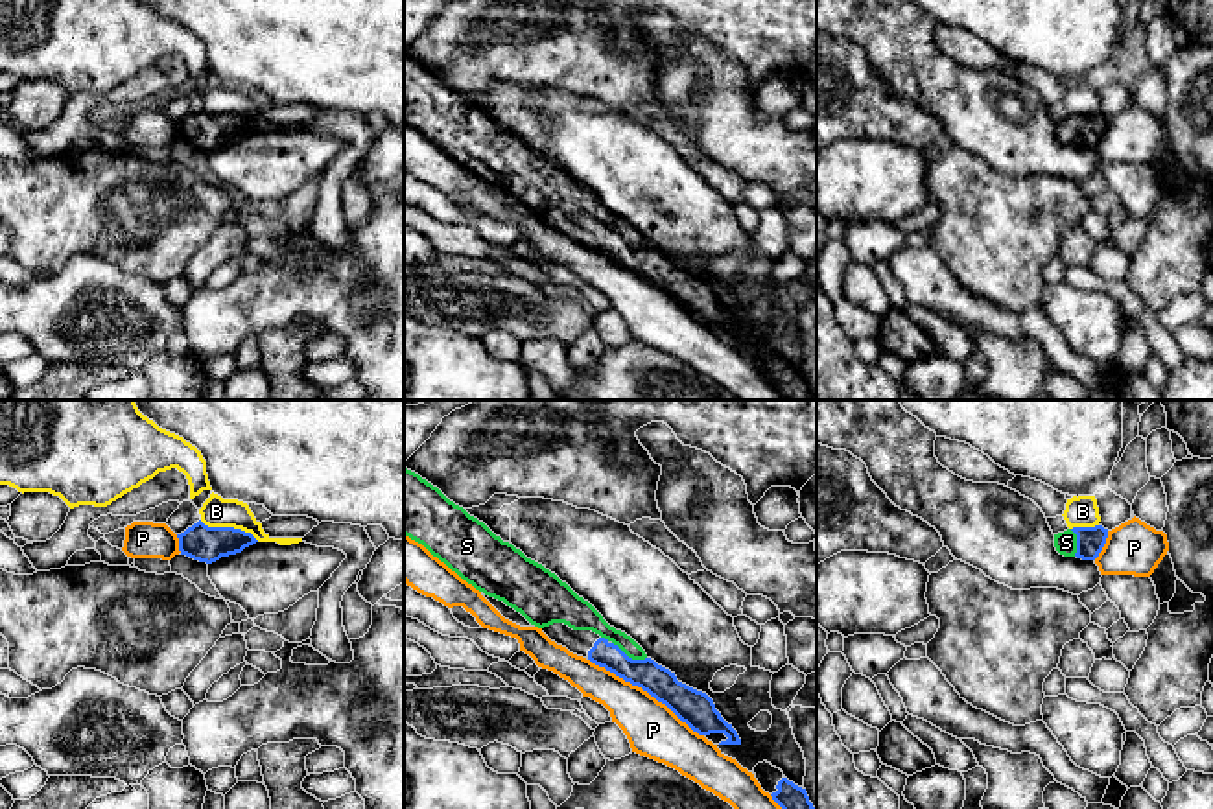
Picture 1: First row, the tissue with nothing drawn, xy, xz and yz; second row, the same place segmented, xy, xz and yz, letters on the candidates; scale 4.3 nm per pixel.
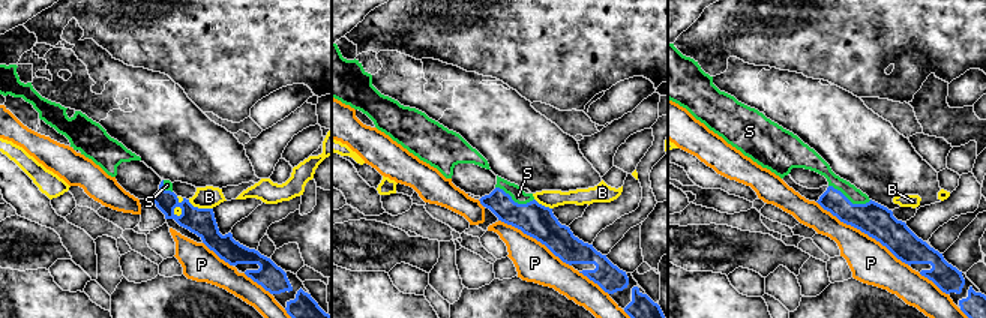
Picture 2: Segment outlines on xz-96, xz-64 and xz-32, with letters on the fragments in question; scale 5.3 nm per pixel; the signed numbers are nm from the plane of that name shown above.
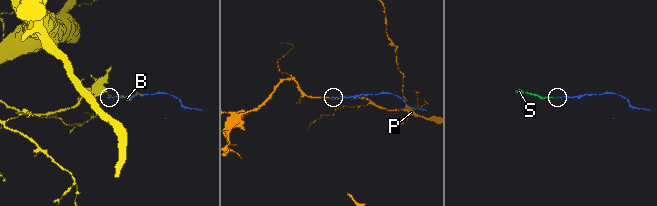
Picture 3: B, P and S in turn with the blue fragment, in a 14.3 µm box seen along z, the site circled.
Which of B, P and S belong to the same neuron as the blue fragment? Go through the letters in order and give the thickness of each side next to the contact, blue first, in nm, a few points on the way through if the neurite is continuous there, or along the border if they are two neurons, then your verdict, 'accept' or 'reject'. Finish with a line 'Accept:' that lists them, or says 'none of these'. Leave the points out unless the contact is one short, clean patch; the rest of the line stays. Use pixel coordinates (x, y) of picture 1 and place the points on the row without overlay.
B: 160/130 nm | along xy (200, 107), (209, 113), (240, 115), (259, 128) | reject
P: 160/240 nm | reject
S: 140/110 nm | across xz (662, 271), (627, 244), (600, 212), (585, 205) | accept
Accept: S

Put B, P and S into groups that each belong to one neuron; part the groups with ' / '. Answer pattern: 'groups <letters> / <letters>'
groups B / P / S

